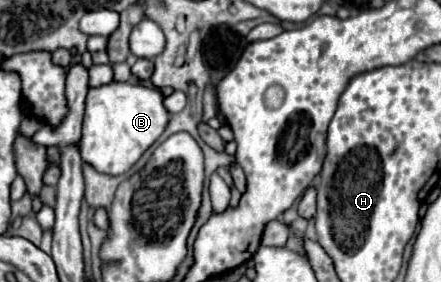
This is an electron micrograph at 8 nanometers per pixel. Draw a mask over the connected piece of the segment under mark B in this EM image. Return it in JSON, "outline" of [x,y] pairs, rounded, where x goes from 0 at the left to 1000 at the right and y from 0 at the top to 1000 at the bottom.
{"outline":[[[249,291],[227,312],[204,312],[181,496],[186,567],[236,617],[263,624],[290,610],[317,567],[317,553],[363,489],[381,440],[385,404],[367,362],[367,319],[295,291]]]}

